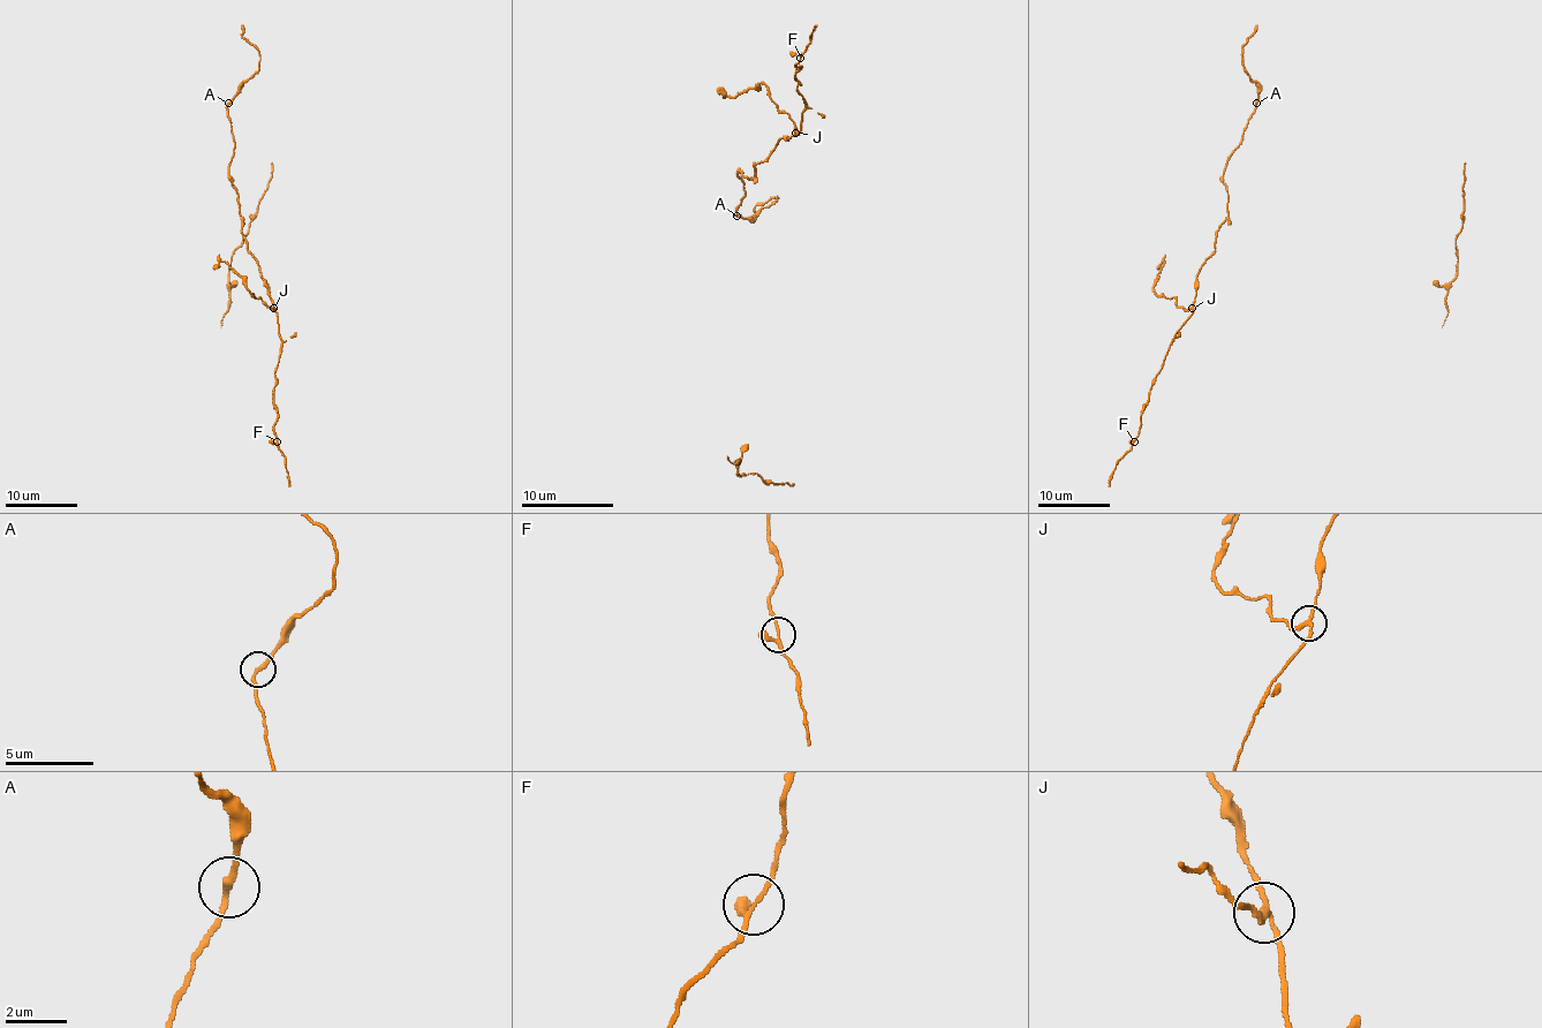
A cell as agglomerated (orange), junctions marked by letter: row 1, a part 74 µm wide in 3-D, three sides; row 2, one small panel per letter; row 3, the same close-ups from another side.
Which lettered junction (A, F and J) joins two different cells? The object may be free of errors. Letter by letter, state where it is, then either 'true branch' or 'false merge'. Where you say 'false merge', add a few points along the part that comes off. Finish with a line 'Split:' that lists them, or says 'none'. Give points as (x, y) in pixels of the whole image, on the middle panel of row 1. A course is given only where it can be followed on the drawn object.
A: place (737, 216); true branch
F: place (800, 58); true branch
J: place (795, 133); false merge; course (795, 133), (791, 114), (779, 110), (764, 84), (760, 82), (732, 96), (716, 89)
Split: J

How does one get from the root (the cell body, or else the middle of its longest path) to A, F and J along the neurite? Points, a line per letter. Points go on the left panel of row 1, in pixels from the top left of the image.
A: (241, 223), (237, 190), (228, 174), (234, 153), (228, 103)
F: (241, 223), (248, 251), (271, 297), (282, 342), (273, 391), (277, 440)
J: (241, 223), (242, 237), (258, 265), (273, 309)

